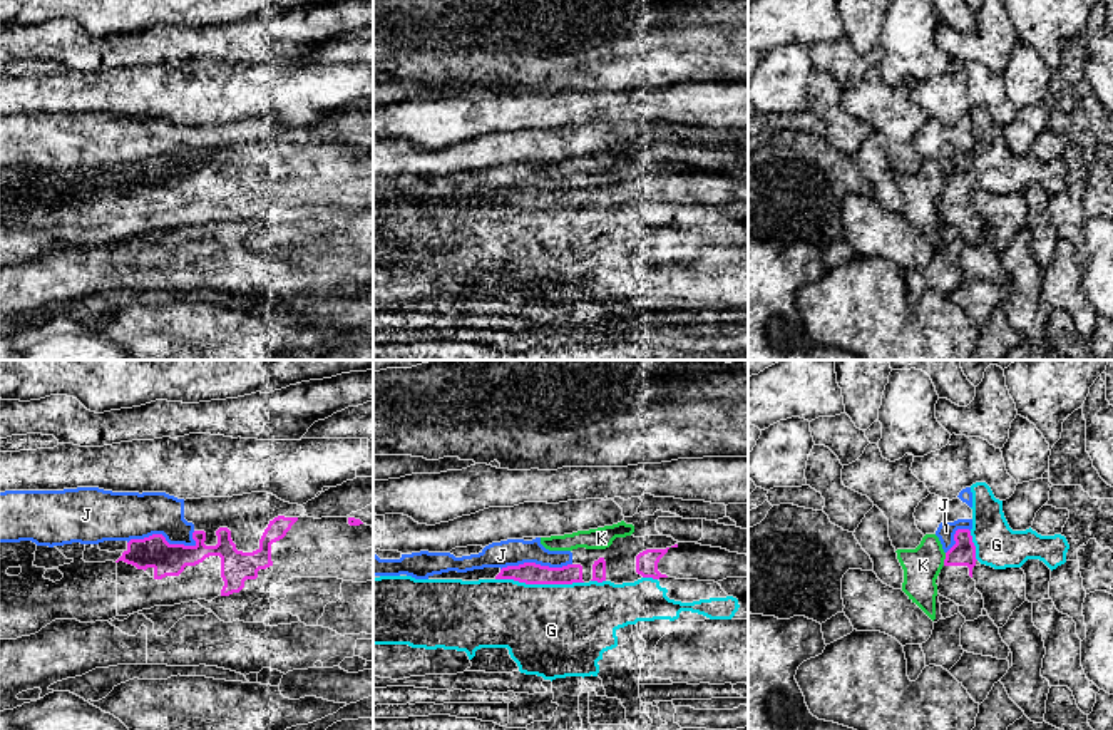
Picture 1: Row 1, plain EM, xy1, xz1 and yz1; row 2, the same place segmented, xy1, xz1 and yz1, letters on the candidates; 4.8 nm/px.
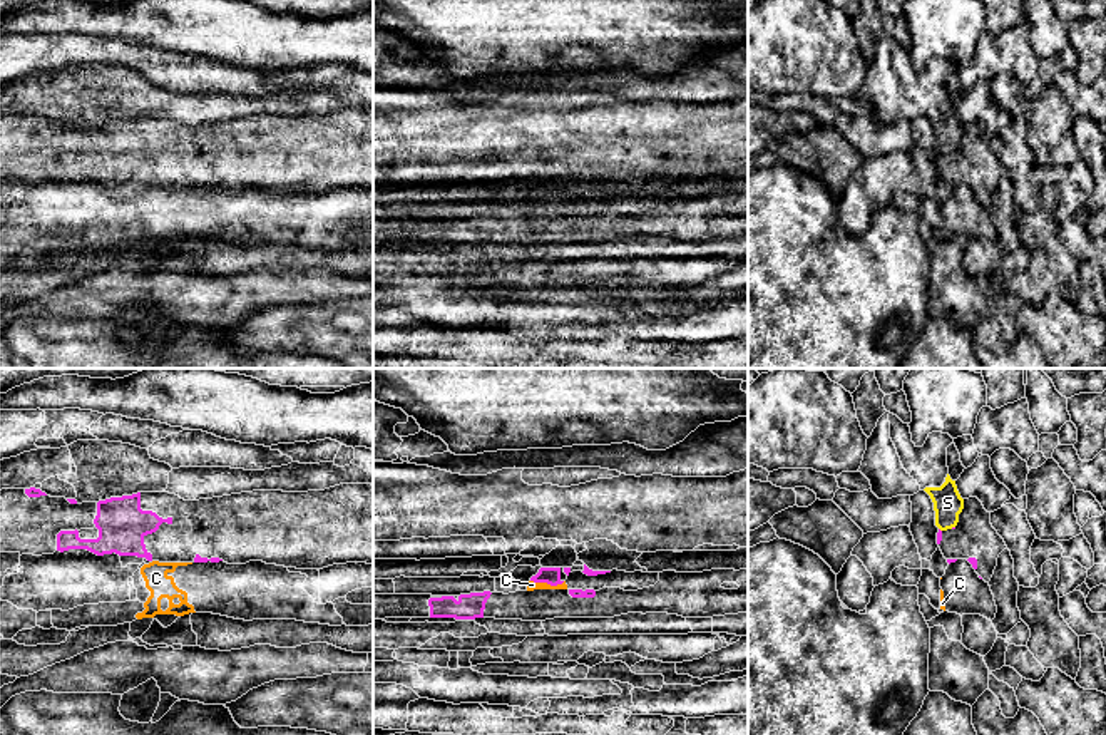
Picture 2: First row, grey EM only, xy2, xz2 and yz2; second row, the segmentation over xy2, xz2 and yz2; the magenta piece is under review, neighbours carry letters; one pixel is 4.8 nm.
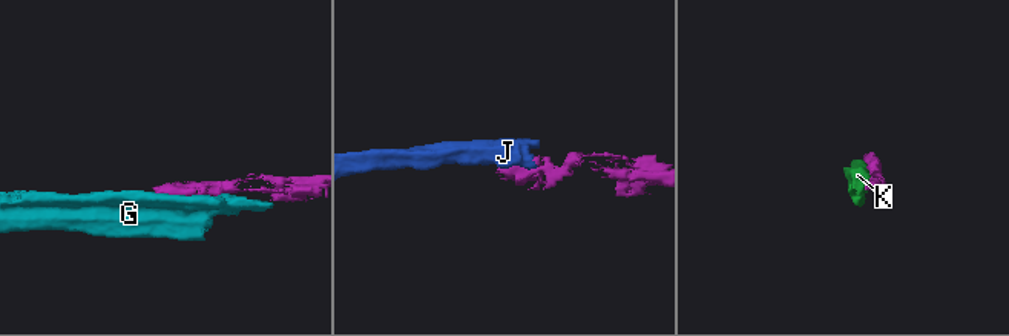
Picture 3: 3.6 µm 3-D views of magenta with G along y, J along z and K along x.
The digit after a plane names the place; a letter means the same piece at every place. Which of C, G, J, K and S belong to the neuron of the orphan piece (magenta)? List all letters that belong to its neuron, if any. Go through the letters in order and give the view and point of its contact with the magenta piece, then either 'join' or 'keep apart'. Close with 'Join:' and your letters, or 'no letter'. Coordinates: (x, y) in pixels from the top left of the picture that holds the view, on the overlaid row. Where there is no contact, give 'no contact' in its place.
C: meets magenta in xz2 at (547, 583); keep apart
G: meets magenta in xz1 at (539, 583); keep apart
J: meets magenta in xy1 at (161, 534); keep apart
K: meets magenta in yz1 at (944, 560); keep apart
S: no contact; keep apart
Join: no letter

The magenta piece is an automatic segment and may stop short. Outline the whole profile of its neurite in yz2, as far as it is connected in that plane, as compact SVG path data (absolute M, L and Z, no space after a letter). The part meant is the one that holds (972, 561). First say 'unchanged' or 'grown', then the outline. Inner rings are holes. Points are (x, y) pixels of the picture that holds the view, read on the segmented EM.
grown | M977 497L964 499L957 526L939 529L937 544L949 564L967 559L986 583L994 574L999 554L1007 547L991 524L991 512Z

